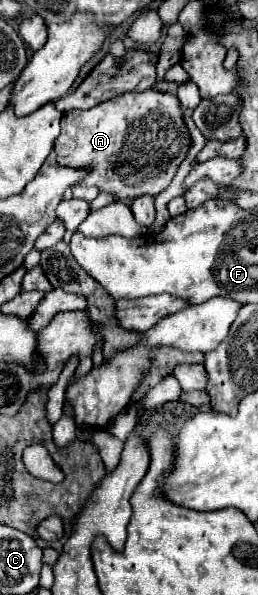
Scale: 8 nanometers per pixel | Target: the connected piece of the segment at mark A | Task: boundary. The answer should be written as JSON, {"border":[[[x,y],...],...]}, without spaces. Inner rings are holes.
{"border":[[[156,89],[118,95],[116,99],[86,111],[66,111],[60,127],[62,131],[54,141],[56,161],[68,167],[86,165],[88,175],[79,184],[87,187],[98,185],[100,189],[114,193],[120,201],[136,199],[140,195],[158,195],[164,191],[192,145],[178,97]]]}

